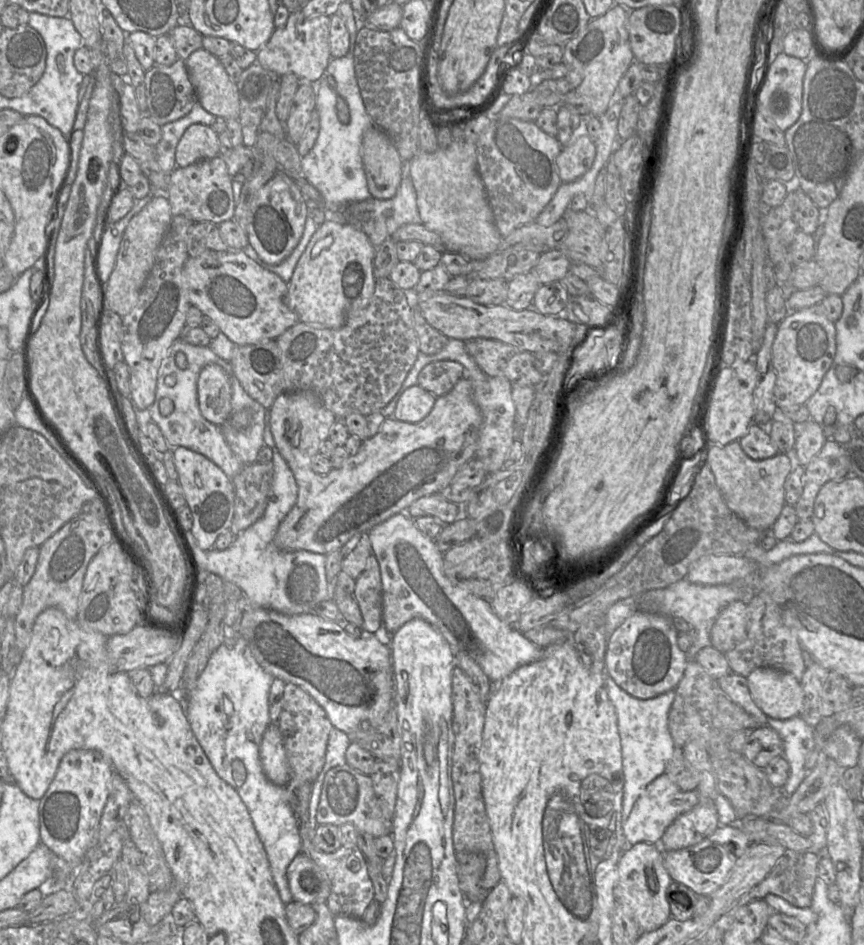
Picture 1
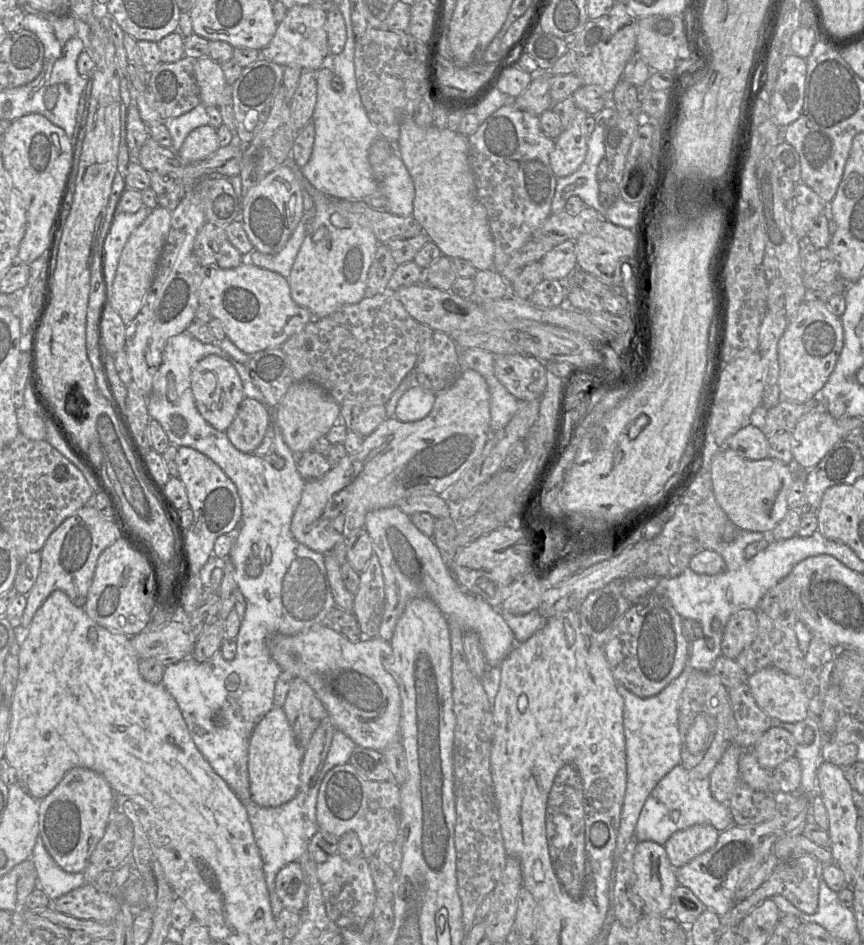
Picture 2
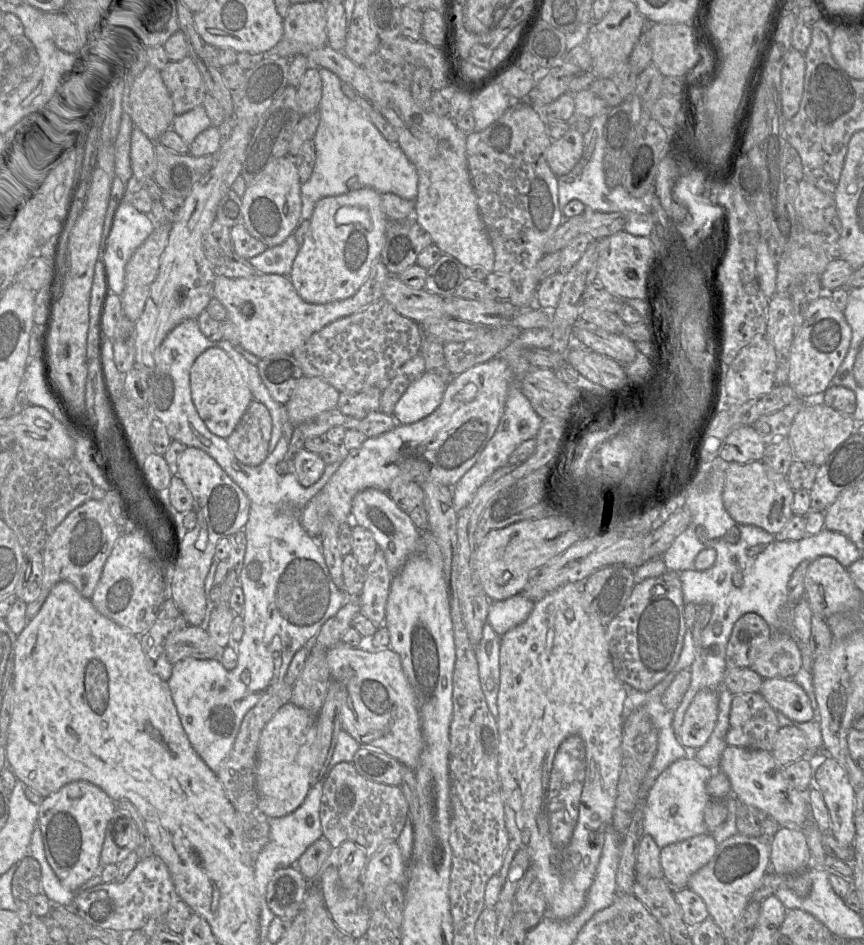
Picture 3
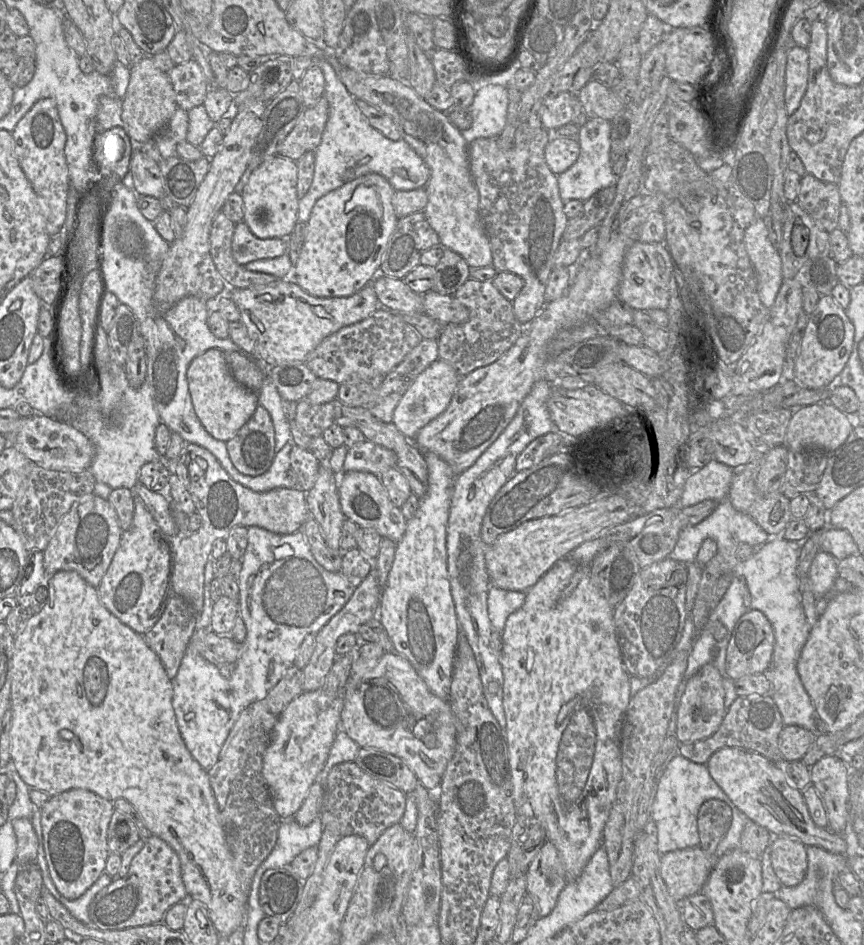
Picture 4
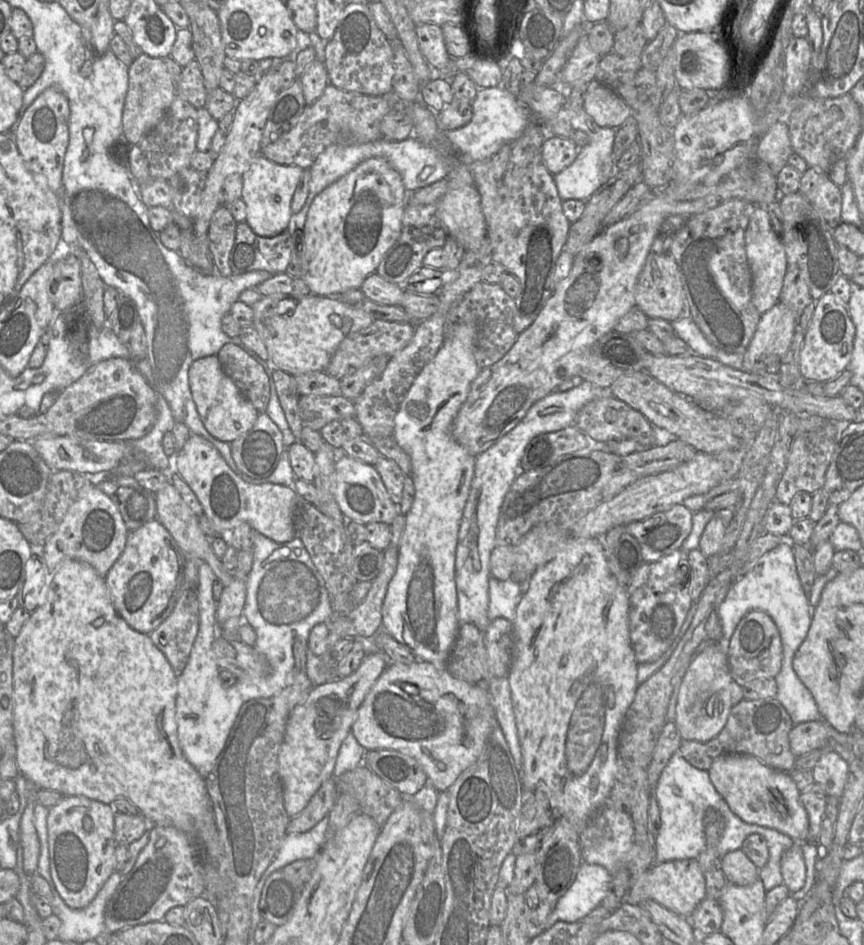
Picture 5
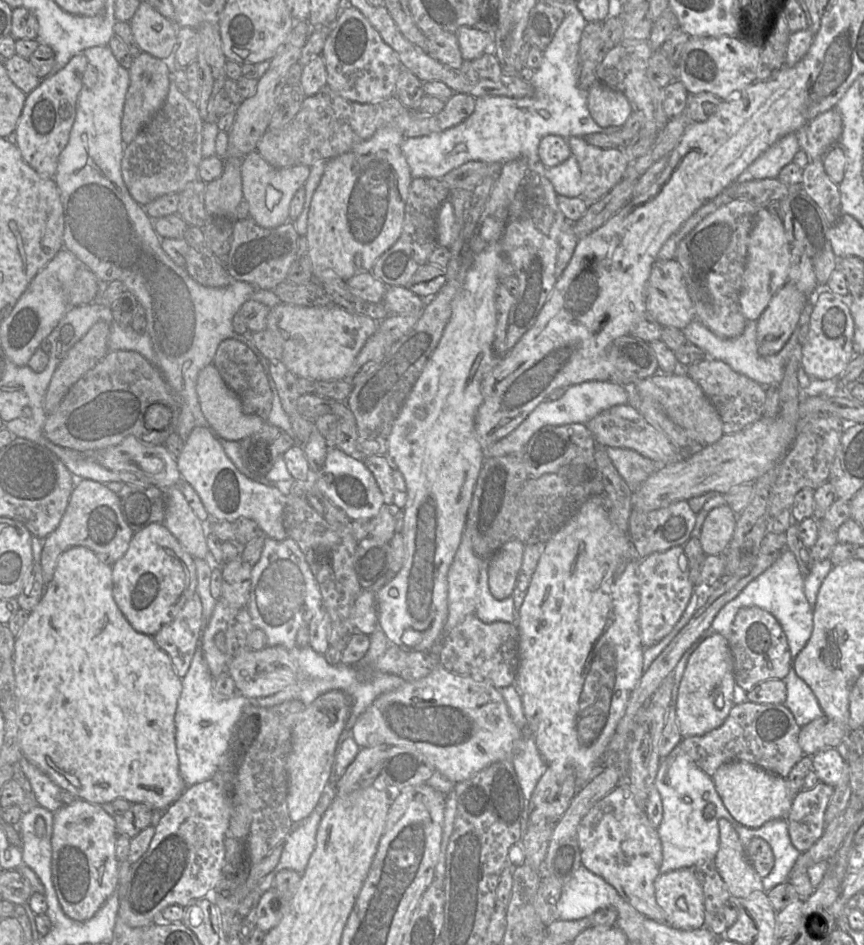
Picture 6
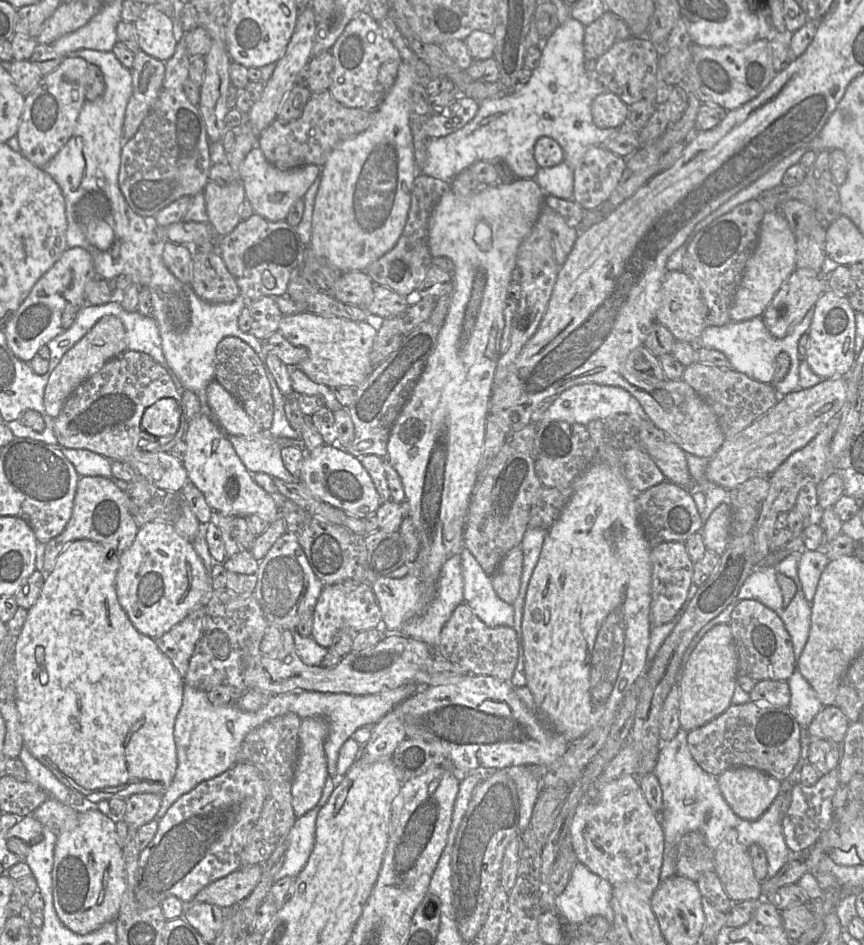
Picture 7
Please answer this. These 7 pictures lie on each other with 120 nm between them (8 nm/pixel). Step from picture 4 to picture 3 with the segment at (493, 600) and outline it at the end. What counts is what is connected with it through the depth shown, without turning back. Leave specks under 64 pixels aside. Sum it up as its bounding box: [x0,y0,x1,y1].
[487,593,534,637]

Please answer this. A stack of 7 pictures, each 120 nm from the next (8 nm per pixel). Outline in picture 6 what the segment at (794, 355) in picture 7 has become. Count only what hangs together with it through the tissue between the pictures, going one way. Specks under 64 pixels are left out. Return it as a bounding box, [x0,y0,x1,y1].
[682,301,813,387]

